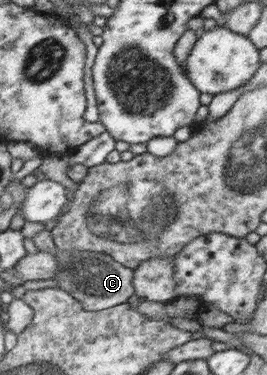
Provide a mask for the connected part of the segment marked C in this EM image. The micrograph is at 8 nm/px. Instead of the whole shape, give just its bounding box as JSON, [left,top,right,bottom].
[53,248,136,312]

